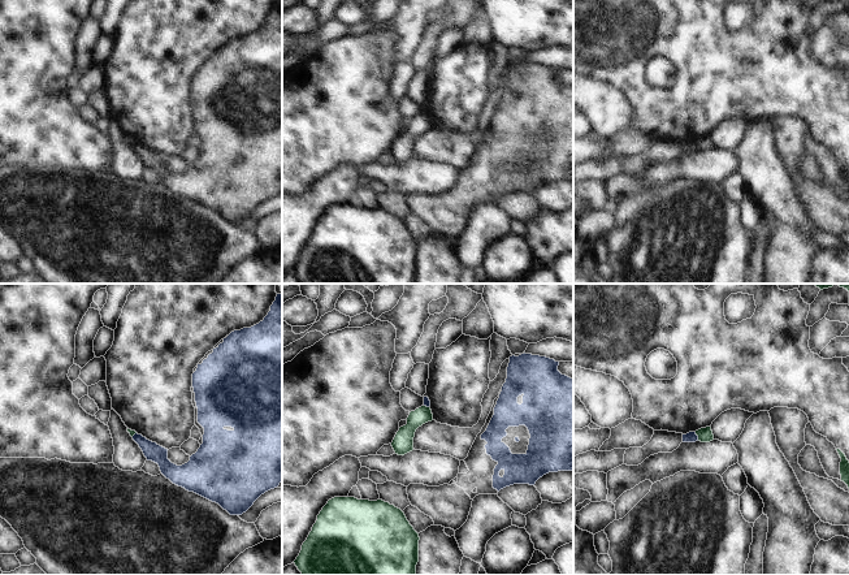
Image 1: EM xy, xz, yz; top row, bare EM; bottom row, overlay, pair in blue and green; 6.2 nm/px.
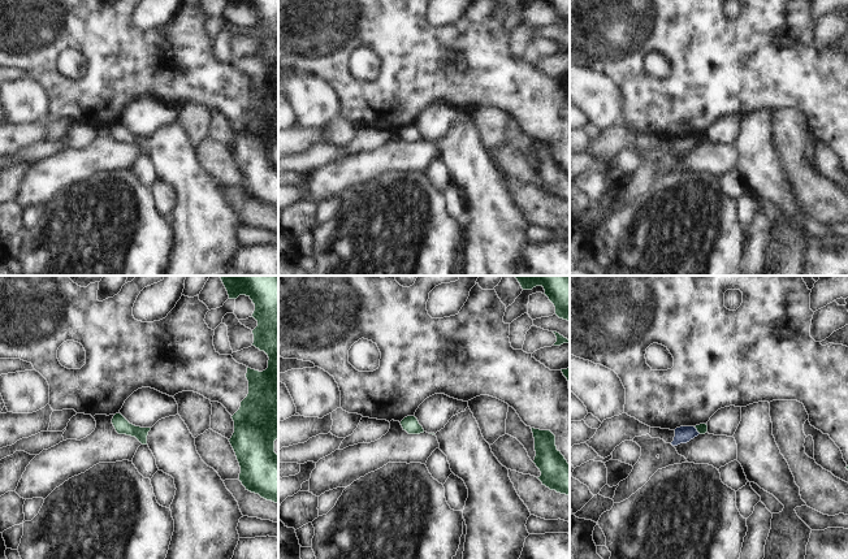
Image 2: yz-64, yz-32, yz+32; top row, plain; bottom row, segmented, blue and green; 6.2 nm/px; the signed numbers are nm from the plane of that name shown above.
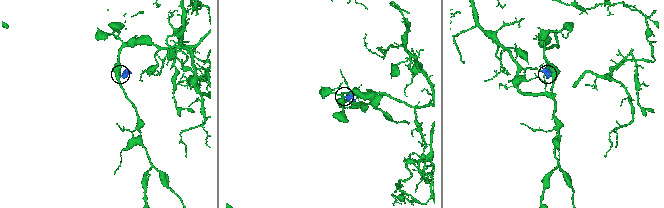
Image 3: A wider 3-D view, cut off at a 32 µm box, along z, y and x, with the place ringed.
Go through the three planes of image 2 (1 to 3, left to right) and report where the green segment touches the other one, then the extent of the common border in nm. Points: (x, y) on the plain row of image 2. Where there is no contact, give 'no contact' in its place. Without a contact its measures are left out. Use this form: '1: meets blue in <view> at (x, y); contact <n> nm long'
1: no contact
2: no contact
3: meets blue in yz+32 at (696, 139); contact 60 nm long

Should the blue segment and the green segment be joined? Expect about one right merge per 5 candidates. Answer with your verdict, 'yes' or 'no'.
no

